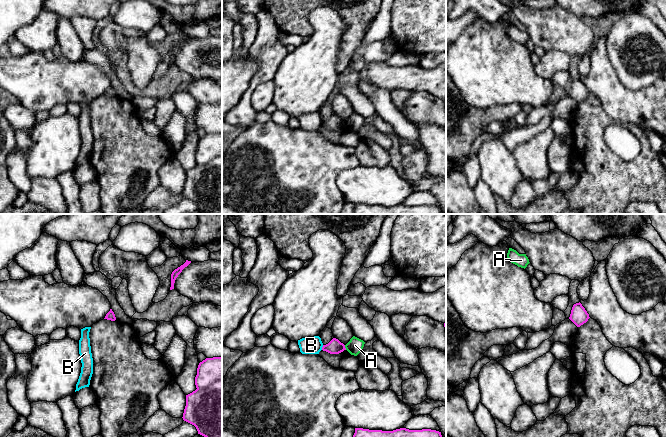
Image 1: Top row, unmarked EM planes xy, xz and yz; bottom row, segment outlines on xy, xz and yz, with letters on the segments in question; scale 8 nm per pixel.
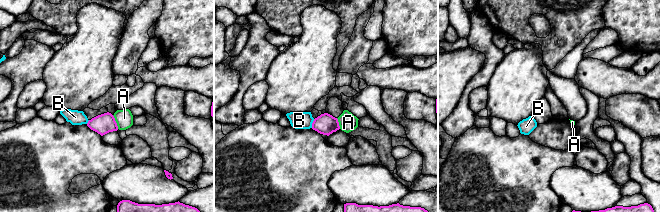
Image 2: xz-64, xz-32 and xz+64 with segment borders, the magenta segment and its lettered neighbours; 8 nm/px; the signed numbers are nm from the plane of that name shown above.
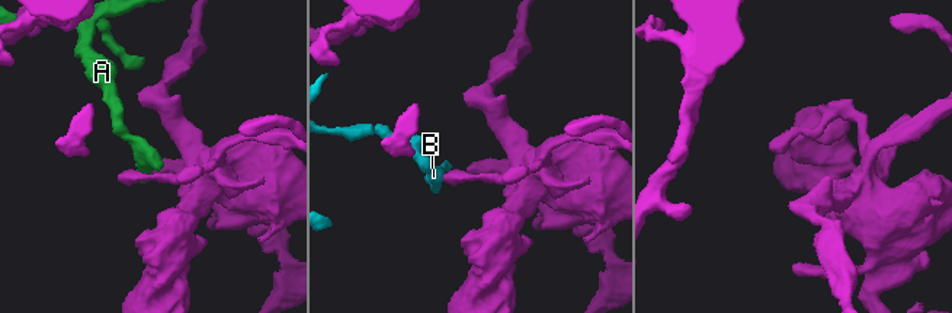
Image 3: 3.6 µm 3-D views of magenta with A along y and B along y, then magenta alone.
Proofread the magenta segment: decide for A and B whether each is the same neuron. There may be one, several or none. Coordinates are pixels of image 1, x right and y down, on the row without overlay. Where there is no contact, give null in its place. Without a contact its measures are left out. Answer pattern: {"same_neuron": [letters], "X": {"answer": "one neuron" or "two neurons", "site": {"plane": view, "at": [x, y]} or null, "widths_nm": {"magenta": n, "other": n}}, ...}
{"same_neuron": [], "A": {"answer": "two neurons", "site": {"plane": "xz", "at": [344, 123]}, "widths_nm": {"magenta": 110, "other": 120}}, "B": {"answer": "two neurons", "site": {"plane": "xz", "at": [322, 123]}, "widths_nm": {"magenta": 110, "other": 140}}}

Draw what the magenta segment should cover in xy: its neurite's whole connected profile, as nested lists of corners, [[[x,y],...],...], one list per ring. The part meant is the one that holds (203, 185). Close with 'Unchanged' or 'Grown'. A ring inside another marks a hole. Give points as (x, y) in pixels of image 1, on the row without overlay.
[[[222,133],[206,134],[199,139],[196,166],[186,171],[183,196],[194,201],[205,214],[222,214]]]. Unchanged

